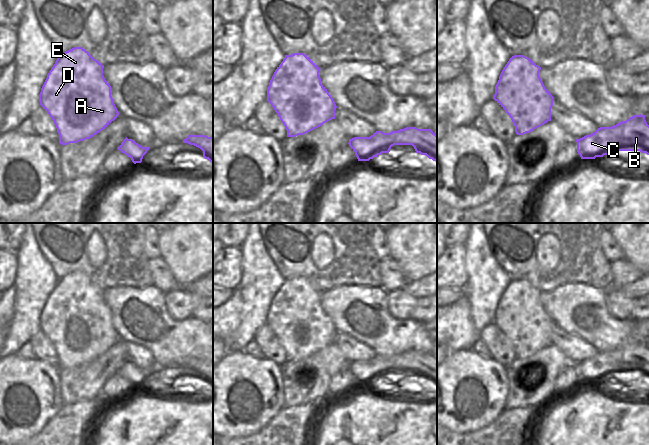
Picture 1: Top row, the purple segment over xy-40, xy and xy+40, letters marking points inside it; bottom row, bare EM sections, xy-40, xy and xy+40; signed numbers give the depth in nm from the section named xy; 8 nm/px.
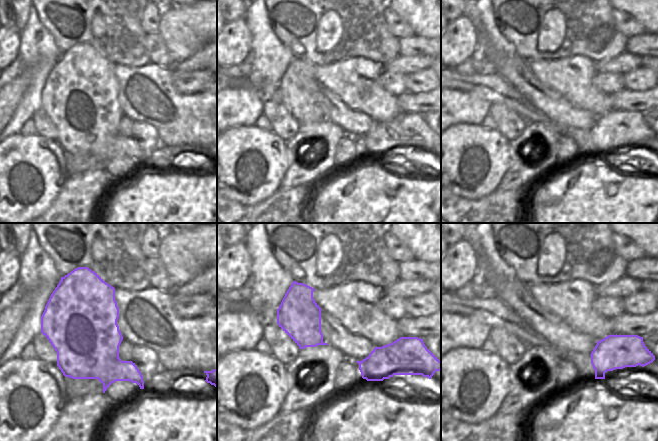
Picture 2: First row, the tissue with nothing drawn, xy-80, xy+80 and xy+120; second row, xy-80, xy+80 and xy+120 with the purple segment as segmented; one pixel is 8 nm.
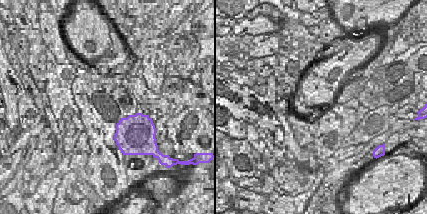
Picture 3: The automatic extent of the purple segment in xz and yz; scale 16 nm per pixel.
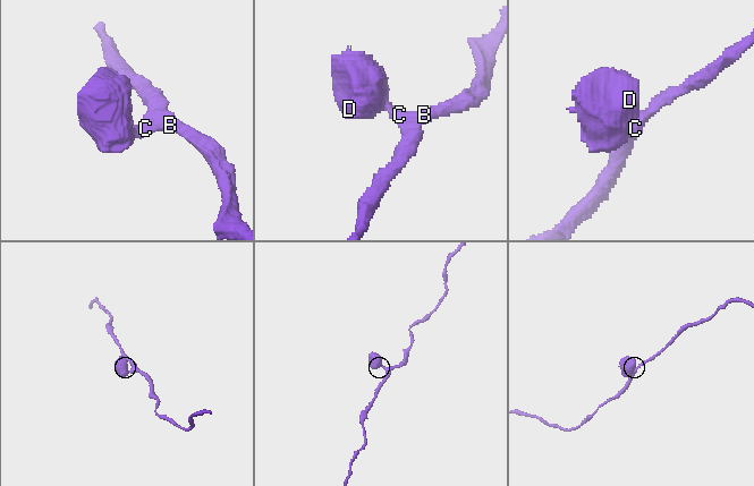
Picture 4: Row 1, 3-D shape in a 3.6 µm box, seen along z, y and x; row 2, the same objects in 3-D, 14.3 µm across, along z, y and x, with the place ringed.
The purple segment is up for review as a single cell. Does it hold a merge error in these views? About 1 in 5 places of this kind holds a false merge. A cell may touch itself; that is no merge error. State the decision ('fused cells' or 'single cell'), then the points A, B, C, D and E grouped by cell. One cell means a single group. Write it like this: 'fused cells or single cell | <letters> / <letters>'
single cell | A B C D E

